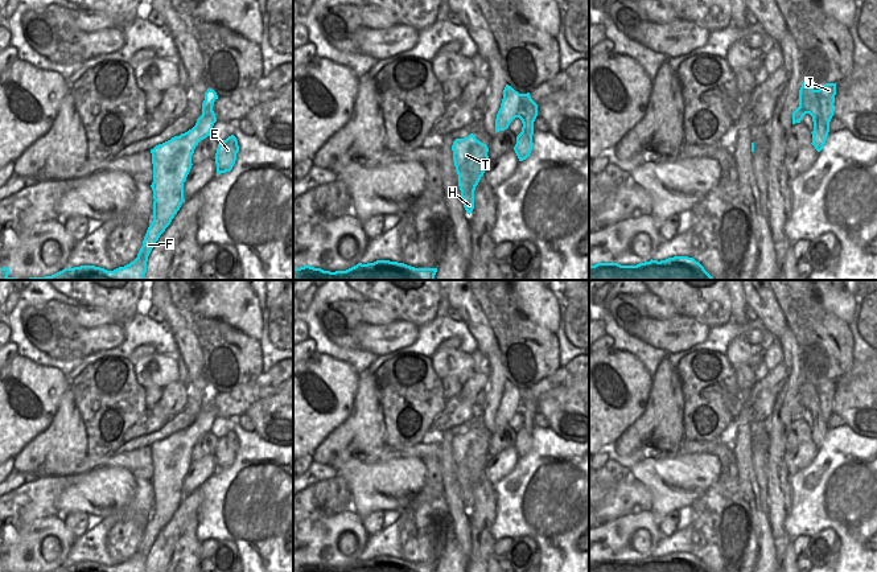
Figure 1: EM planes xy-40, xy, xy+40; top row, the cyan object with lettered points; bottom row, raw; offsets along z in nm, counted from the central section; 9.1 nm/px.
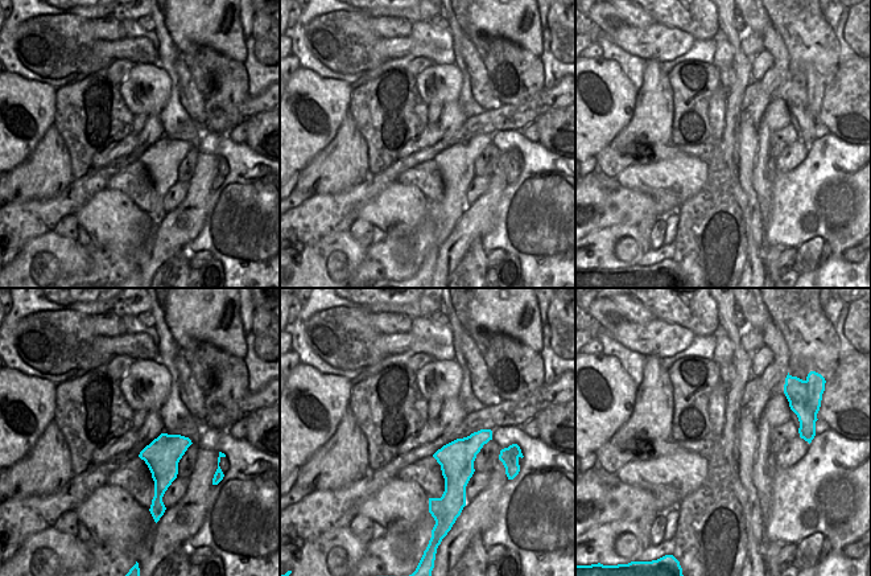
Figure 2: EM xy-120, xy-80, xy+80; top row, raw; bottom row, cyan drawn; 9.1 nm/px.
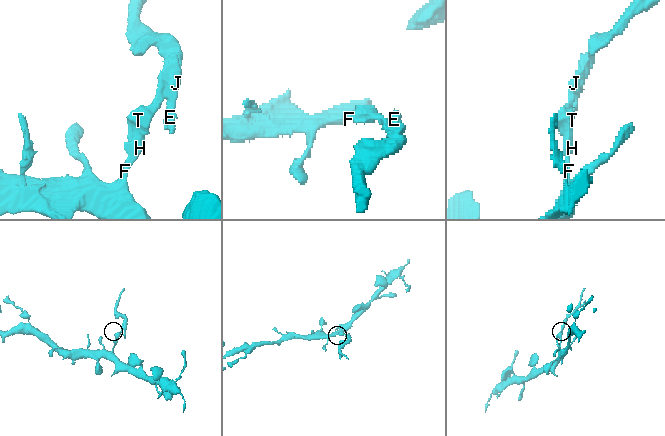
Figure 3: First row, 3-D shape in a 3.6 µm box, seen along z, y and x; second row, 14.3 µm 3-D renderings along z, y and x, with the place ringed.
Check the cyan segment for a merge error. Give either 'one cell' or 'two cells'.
two cells

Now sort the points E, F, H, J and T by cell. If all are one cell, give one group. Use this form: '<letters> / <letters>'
E J / F H T

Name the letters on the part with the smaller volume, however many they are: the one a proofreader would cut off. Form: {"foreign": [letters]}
{"foreign": ["E", "J"]}

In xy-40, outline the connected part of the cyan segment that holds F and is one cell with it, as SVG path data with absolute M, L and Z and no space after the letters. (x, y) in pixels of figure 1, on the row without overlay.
M199 412L195 421L151 445L153 460L153 517L137 554L124 563L107 567L95 561L65 564L52 572L144 572L148 552L184 498L184 478L192 465L198 439L211 431L214 417Z

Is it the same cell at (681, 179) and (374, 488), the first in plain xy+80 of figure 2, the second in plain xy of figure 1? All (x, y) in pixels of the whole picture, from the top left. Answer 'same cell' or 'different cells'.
same cell

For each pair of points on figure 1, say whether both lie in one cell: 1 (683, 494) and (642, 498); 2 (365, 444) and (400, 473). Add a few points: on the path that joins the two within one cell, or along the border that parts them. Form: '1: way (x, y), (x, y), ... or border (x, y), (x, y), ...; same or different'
1: border (630, 473), (649, 492), (650, 510); different
2: border (377, 460), (361, 461), (350, 459), (346, 463); different

